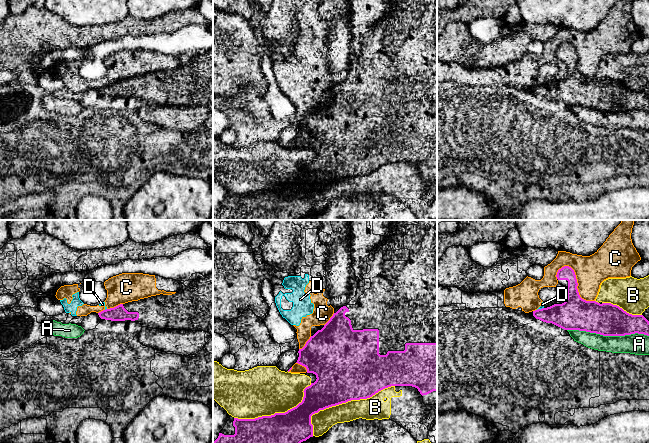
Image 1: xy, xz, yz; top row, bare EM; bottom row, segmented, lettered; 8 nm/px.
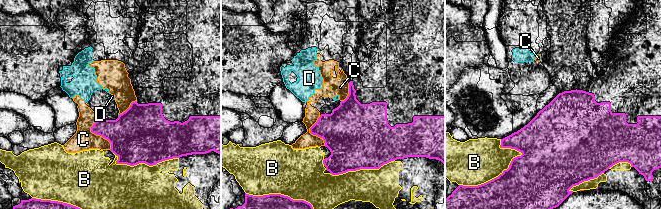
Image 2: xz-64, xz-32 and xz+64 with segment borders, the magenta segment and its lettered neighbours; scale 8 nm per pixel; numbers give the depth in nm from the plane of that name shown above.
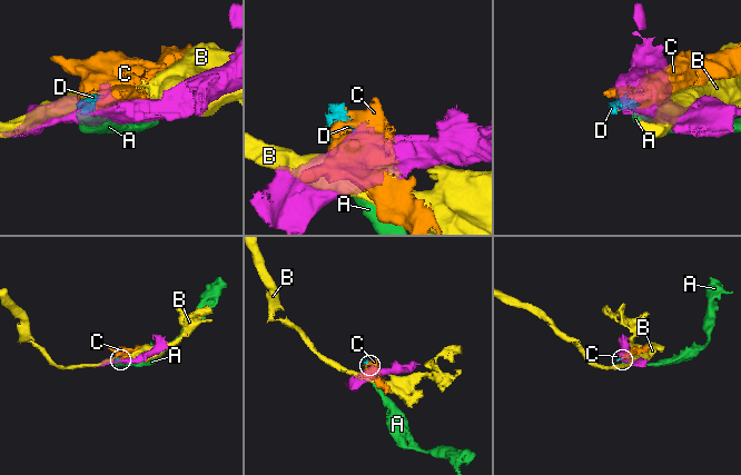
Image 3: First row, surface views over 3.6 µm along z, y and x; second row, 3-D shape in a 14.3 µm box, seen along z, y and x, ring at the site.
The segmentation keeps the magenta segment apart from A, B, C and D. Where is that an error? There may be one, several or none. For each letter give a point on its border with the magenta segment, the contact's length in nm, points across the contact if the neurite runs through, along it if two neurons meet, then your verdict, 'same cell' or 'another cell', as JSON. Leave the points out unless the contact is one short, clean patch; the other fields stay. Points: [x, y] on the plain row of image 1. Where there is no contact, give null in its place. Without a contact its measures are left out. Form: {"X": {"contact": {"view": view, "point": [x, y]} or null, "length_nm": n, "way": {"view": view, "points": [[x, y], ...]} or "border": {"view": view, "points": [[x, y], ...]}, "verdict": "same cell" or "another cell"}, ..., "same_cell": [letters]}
{"A": {"contact": {"view": "yz", "point": [608, 111]}, "length_nm": 650, "verdict": "another cell"}, "B": {"contact": {"view": "xz", "point": [343, 178]}, "length_nm": 750, "verdict": "another cell"}, "C": {"contact": {"view": "yz", "point": [576, 58]}, "length_nm": 400, "verdict": "another cell"}, "D": {"contact": {"view": "yz", "point": [540, 85]}, "length_nm": 60, "border": {"view": "yz", "points": [[543, 83], [537, 86]]}, "verdict": "another cell"}, "same_cell": []}

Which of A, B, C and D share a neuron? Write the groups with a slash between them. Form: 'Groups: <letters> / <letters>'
Groups: A / B / C D

